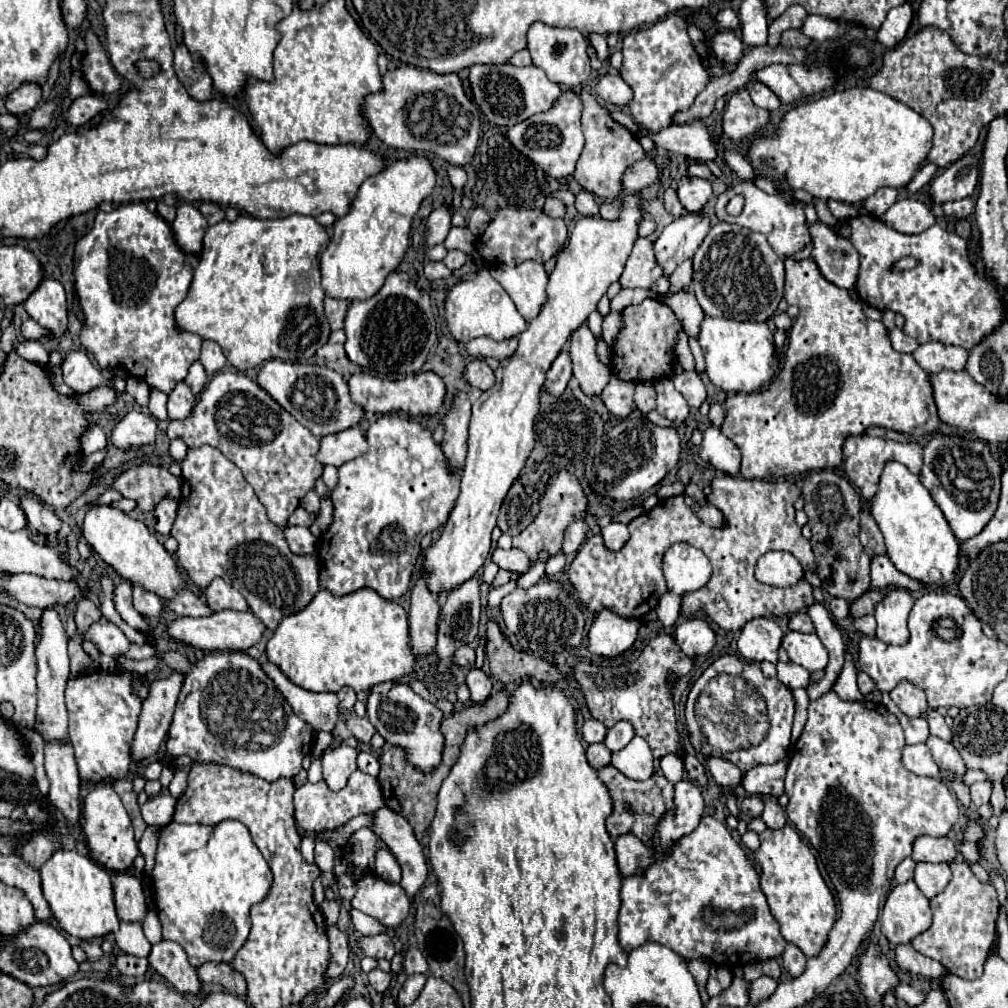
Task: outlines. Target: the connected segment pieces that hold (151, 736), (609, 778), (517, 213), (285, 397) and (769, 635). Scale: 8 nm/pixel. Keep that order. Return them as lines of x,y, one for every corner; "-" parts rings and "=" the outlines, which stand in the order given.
173,673
169,679
153,681
149,685
149,697
143,701
139,727
131,743
133,755
145,759
147,755
143,755
143,751
139,749
153,749
153,755
159,753
161,743
165,741
171,725
181,685
183,685
183,673
=
607,765
599,769
599,779
609,787
613,797
613,813
607,819
607,831
613,839
621,835
635,835
645,843
645,847
653,847
653,835
657,829
657,823
675,809
673,803
673,783
669,783
661,773
653,773
647,781
633,781
625,777
621,771
617,771
613,765
=
507,207
499,209
495,219
487,225
485,233
479,239
477,251
487,265
505,263
509,267
515,267
527,259
549,261
565,245
565,241
567,241
567,227
563,219
553,219
539,209
=
271,359
259,371
257,383
285,409
289,411
303,427
307,427
315,437
333,435
351,427
357,427
365,411
351,401
349,387
343,381
341,373
319,367
319,365
301,365
301,363
285,363
281,359
=
767,617
751,619
743,627
741,637
737,641
739,653
745,659
755,661
755,663
761,663
761,661
777,663
777,651
781,645
781,637
783,637
783,631
775,623
775,619
767,619

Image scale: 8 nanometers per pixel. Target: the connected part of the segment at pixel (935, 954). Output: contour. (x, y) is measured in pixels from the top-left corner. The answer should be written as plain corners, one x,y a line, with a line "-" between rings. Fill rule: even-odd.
953,861
949,867
953,873
951,881
939,895
931,899
933,925
917,935
911,945
919,953
945,965
961,979
977,979
983,973
983,963
995,941
995,921
999,911
997,891
993,885
981,883
969,869
969,863

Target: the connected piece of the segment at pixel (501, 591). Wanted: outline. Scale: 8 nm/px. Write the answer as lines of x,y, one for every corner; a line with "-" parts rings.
513,577
513,579
511,579
507,585
501,585
501,587
493,589
493,591
489,593
489,597
487,597
487,603
489,603
489,607
491,607
491,609
499,607
501,599
503,599
507,593
511,593
515,587
517,587
517,577

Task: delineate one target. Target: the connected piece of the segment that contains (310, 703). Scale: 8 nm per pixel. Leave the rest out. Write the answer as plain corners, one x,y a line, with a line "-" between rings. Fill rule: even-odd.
263,661
265,673
275,681
277,689
291,703
295,715
307,721
315,731
333,731
341,721
339,697
335,693
313,693
293,685
275,665

